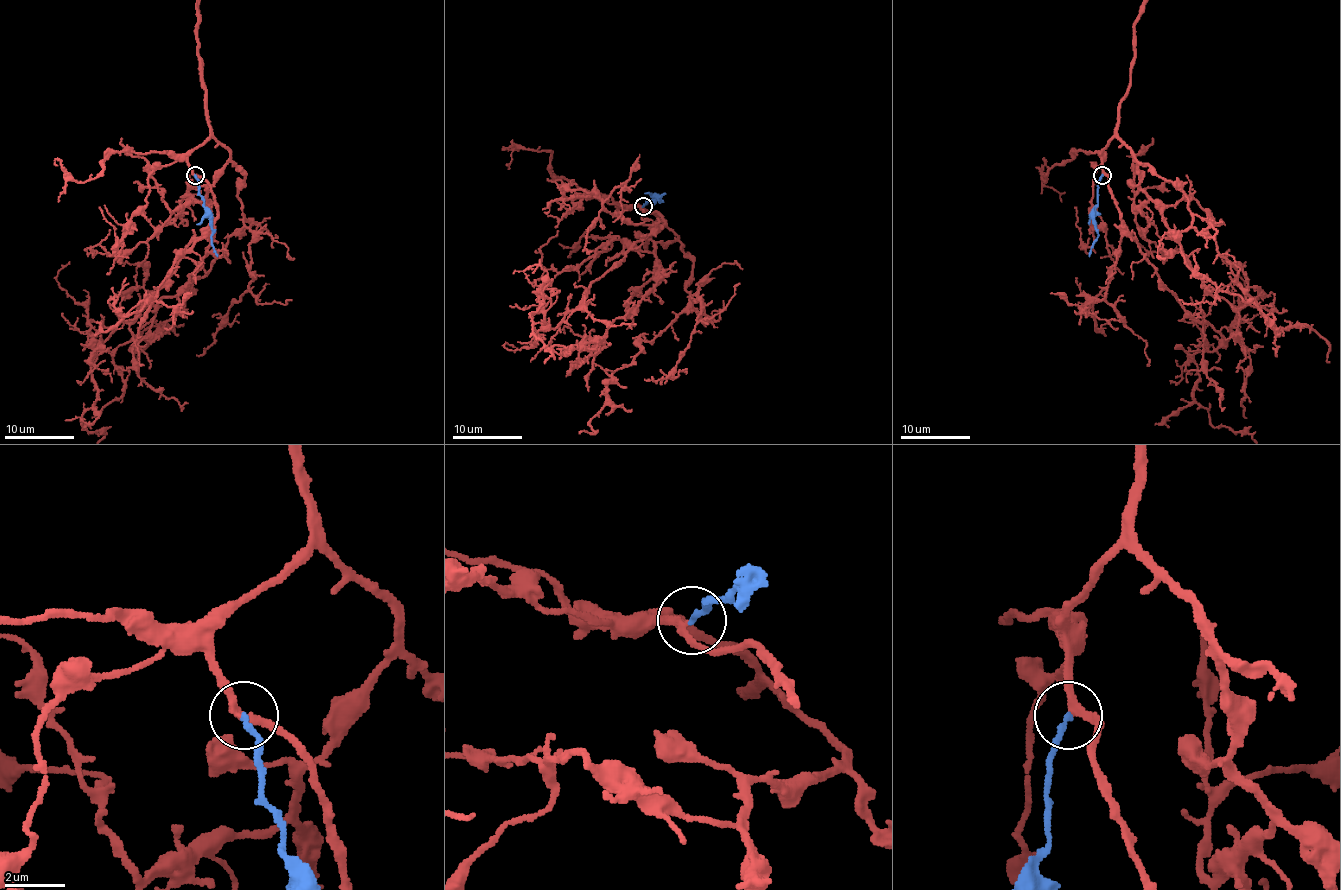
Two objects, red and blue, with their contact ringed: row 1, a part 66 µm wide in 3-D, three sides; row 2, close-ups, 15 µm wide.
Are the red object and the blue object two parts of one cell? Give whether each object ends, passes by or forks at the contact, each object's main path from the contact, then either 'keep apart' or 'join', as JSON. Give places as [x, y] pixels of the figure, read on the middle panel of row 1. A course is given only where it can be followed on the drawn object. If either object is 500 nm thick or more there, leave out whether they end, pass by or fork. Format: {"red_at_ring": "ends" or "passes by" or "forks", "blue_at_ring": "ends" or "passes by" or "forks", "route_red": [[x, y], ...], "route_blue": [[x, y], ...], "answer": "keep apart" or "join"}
{"red_at_ring": "passes by", "blue_at_ring": "ends", "route_blue": [[643, 206], [653, 199], [660, 202], [660, 197], [666, 193]], "answer": "join"}

